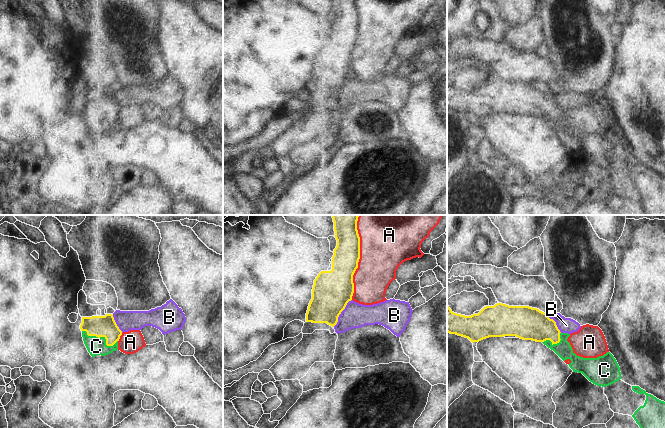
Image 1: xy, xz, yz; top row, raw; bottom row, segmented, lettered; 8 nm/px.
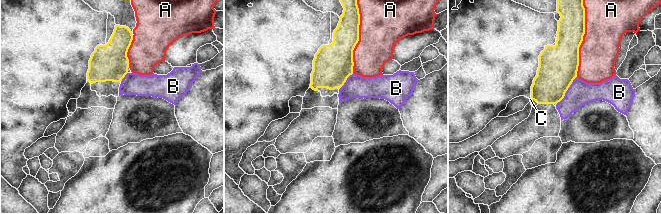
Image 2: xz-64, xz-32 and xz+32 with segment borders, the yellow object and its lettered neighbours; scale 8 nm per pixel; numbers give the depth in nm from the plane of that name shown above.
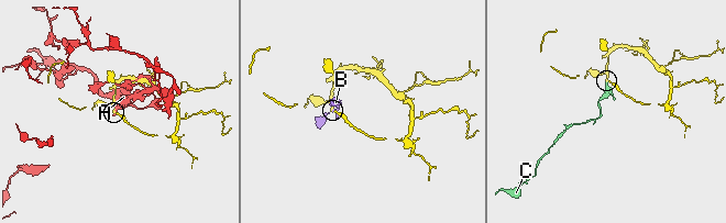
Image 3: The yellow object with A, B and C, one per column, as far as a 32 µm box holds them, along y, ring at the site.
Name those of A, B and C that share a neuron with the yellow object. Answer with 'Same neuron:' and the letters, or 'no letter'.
Same neuron: C

